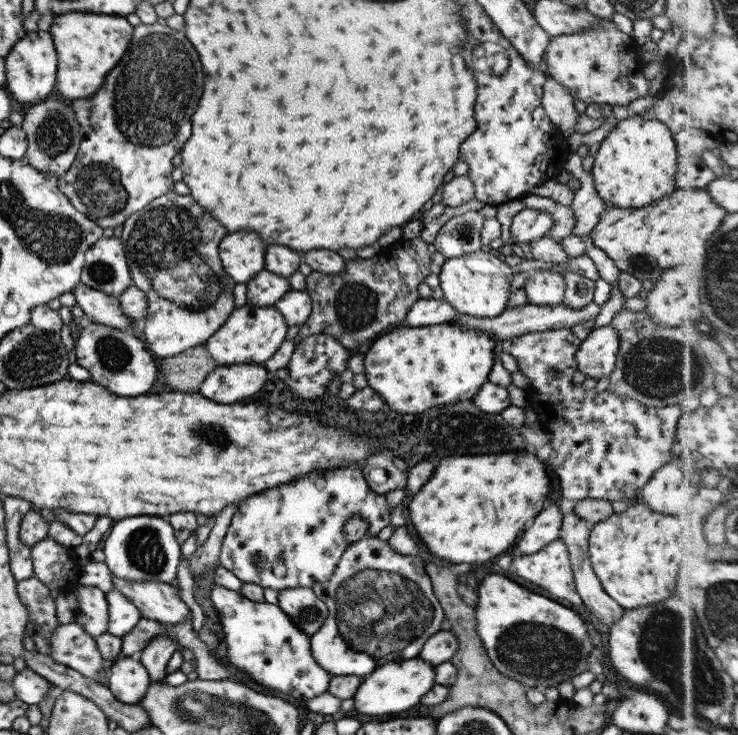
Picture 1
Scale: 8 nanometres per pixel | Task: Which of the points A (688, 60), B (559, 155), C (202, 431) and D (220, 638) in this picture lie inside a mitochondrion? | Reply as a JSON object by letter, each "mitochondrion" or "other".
{"A":"other","B":"other","C":"mitochondrion","D":"other"}

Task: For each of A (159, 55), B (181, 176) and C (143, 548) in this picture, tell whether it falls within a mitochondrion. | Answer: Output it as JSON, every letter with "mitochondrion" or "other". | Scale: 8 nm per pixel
{"A":"mitochondrion","B":"other","C":"mitochondrion"}

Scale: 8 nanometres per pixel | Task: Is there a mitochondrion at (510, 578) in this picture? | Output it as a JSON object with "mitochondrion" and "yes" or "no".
{"mitochondrion":"no"}

